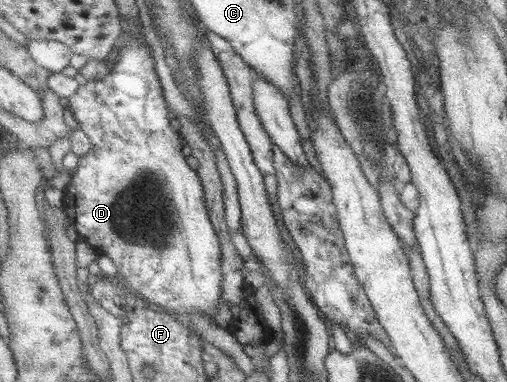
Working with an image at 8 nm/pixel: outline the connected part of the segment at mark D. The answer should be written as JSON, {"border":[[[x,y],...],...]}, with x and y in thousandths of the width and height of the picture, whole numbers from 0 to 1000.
{"border":[[[250,97],[252,115],[241,126],[231,160],[221,168],[217,191],[201,212],[172,212],[158,225],[138,254],[138,288],[164,338],[181,366],[181,390],[158,411],[156,440],[140,466],[138,484],[128,495],[124,513],[124,545],[130,550],[146,597],[154,605],[156,623],[179,641],[195,668],[217,673],[231,696],[231,730],[249,733],[247,754],[268,764],[308,804],[320,801],[329,817],[339,817],[363,835],[369,822],[393,822],[424,832],[424,812],[436,796],[442,775],[442,717],[438,712],[438,636],[428,618],[412,552],[404,529],[404,490],[393,453],[381,445],[365,408],[361,408],[361,364],[353,346],[337,335],[337,298],[333,277],[321,257],[321,230],[314,215],[314,199],[306,188],[306,157],[298,141],[298,126],[278,97]]]}

